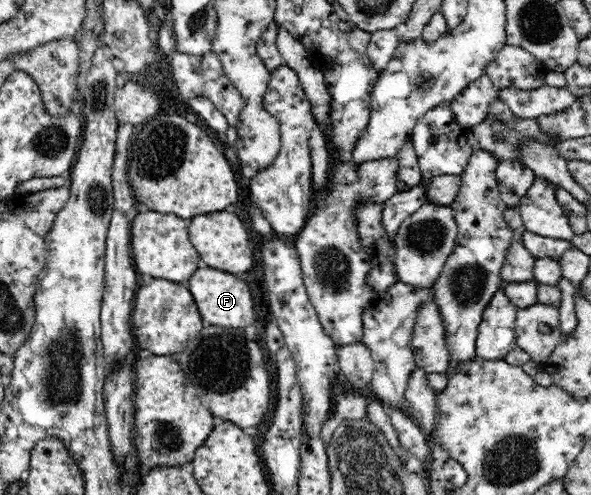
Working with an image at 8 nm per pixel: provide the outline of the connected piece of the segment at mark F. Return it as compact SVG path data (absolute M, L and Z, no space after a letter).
M200 264L186 282L190 282L188 287L205 325L245 329L254 322L254 304L250 290L246 286L246 281L238 279L235 274Z

